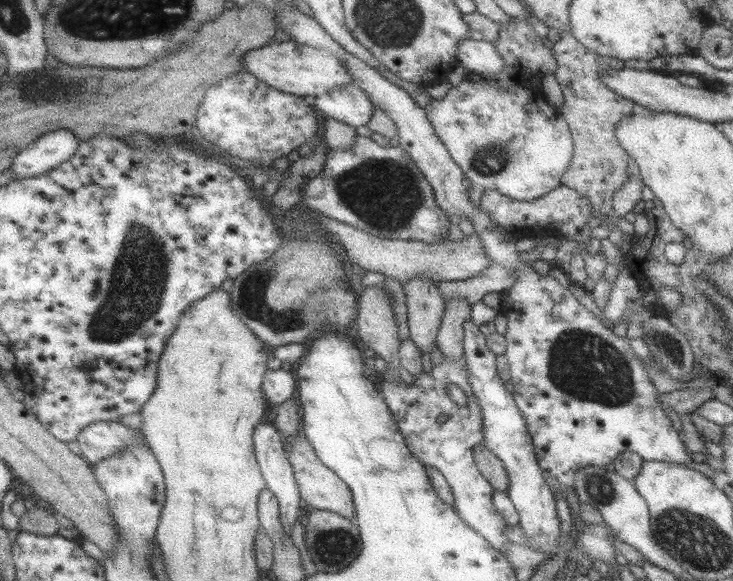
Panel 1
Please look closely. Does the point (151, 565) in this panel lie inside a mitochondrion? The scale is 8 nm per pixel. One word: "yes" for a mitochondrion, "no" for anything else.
no

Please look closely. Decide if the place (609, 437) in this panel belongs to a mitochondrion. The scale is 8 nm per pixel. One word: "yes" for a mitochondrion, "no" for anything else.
no

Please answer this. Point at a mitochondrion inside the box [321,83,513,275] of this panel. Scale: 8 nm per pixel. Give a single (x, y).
(385, 194)

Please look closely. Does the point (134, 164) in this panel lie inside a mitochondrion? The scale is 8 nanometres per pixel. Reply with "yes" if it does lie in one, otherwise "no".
no

